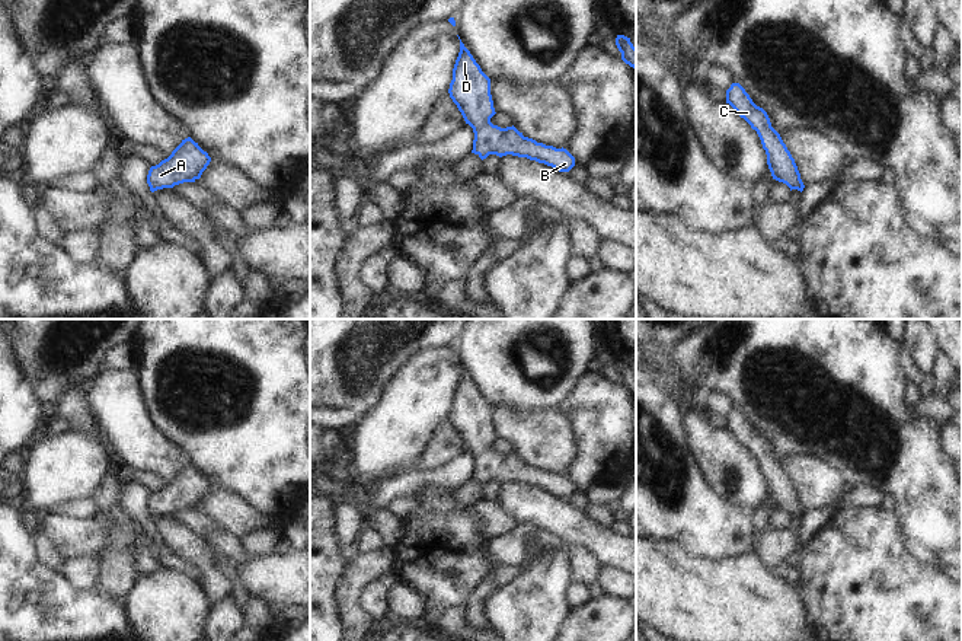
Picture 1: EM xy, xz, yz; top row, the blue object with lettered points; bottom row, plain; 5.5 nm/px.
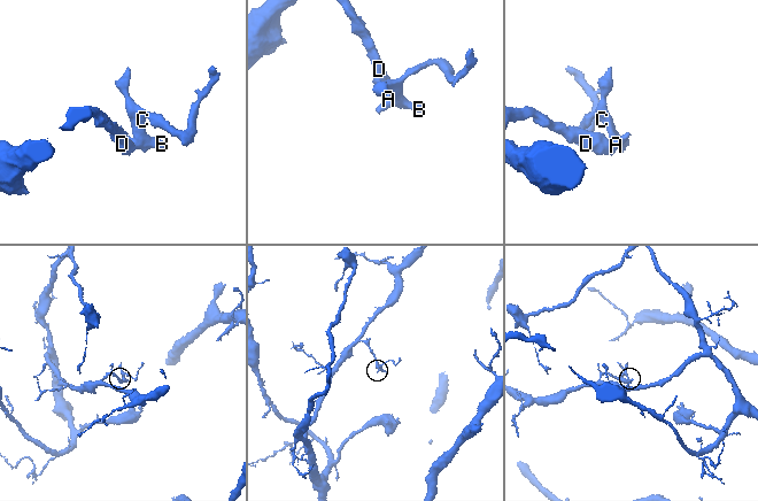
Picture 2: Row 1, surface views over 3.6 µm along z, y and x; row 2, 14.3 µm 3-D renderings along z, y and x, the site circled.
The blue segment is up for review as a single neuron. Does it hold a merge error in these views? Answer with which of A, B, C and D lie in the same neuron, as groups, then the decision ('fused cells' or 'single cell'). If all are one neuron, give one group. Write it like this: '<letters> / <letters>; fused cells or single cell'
A B C D; single cell

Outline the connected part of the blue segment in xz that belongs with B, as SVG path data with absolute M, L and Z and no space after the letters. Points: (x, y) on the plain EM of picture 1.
M461 366L448 420L466 450L473 455L472 479L482 487L489 481L499 484L512 481L544 489L559 498L569 498L575 492L575 484L566 475L556 475L524 463L514 452L501 455L490 449L496 440L490 421L490 405L482 398Z

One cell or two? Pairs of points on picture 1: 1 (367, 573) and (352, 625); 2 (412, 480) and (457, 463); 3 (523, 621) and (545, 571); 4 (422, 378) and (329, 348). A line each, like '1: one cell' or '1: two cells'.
1: one cell
2: one cell
3: one cell
4: two cells

